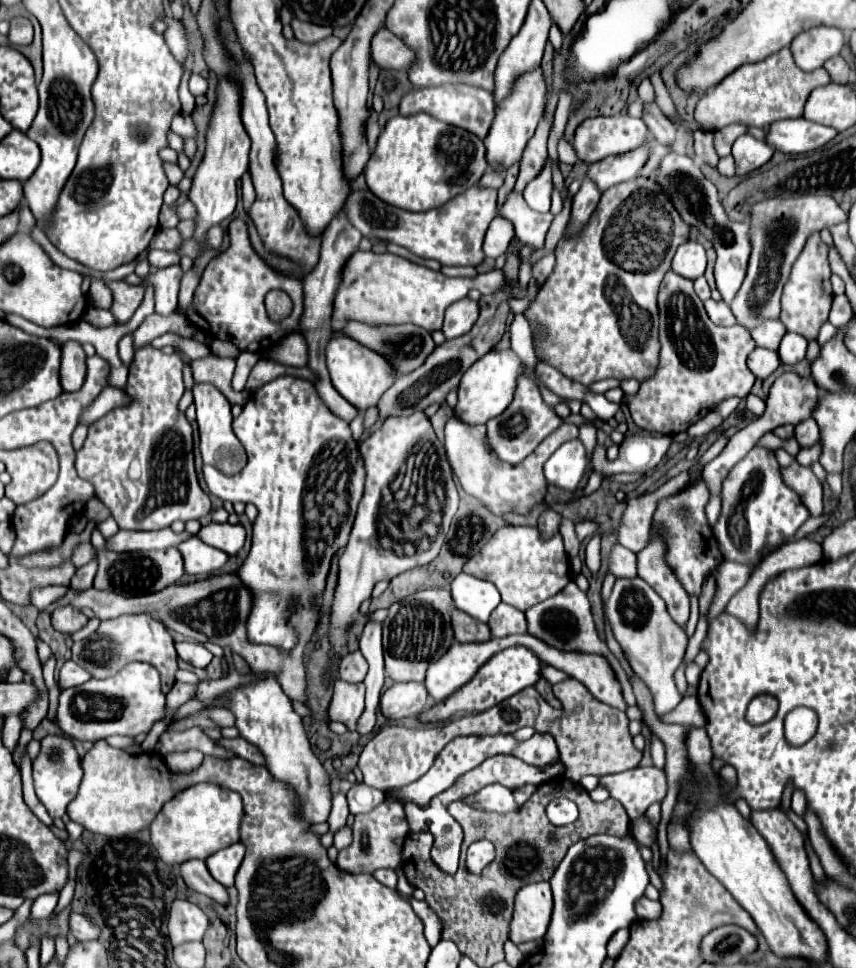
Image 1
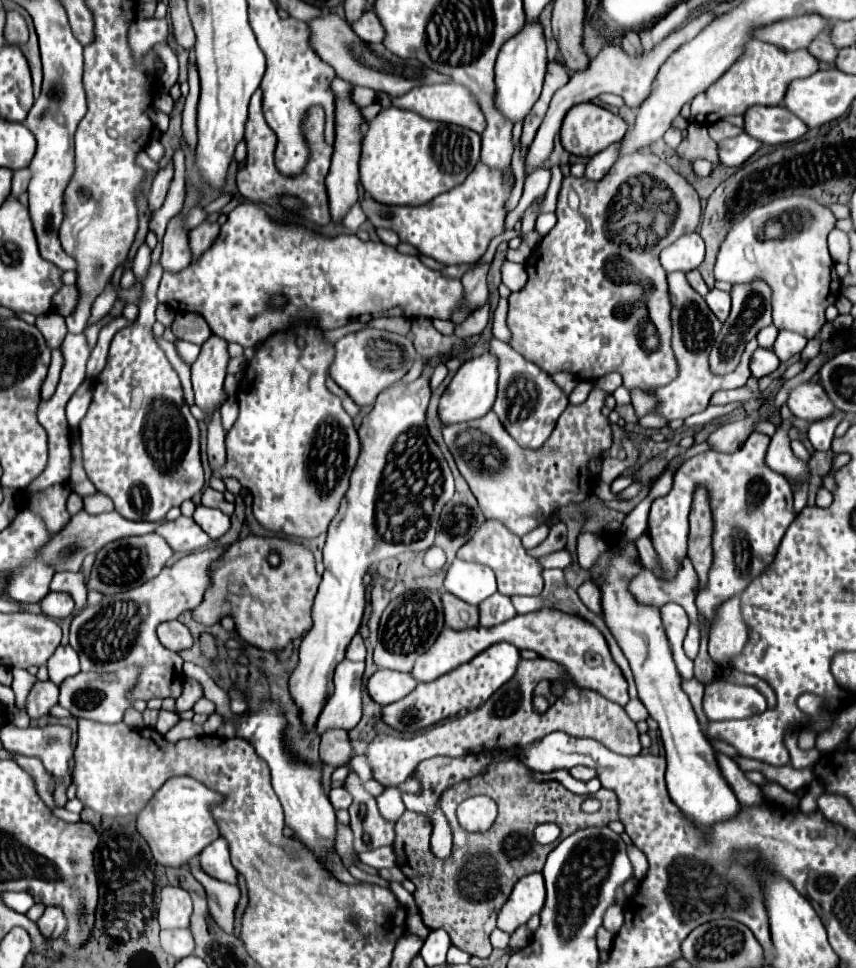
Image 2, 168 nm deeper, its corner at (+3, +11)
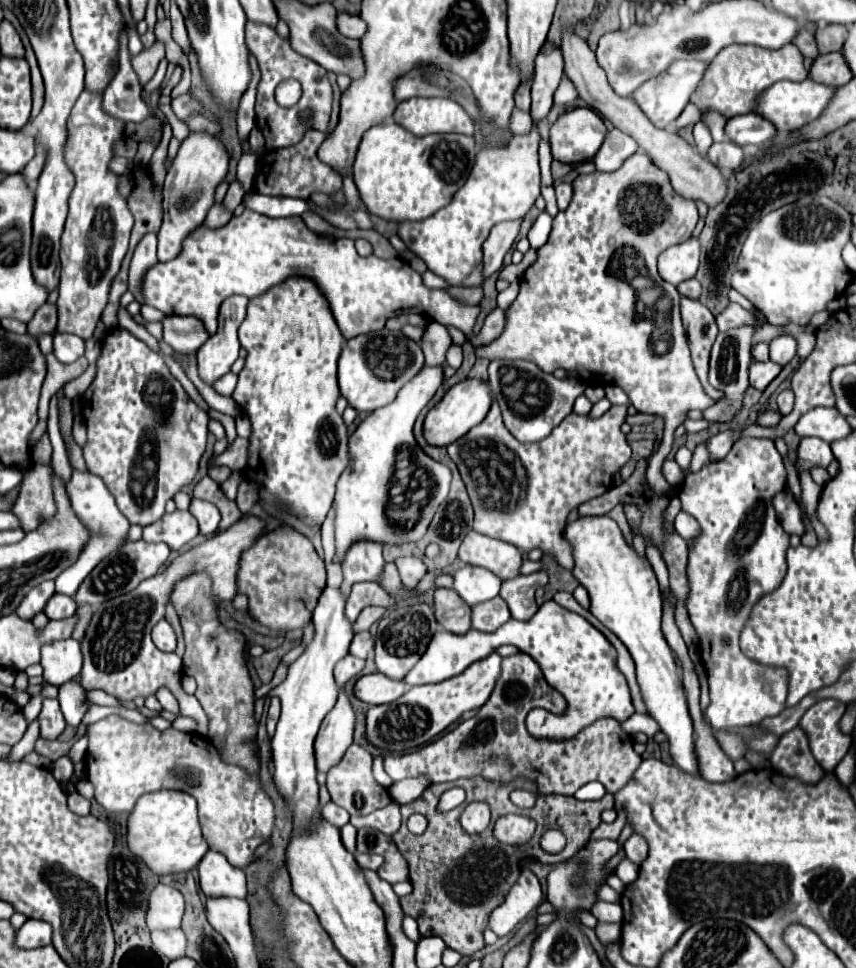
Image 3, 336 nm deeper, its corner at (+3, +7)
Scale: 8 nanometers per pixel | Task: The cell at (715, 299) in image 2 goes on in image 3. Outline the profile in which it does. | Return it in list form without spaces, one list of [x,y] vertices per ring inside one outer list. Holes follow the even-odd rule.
[[[728,303],[728,307],[720,315],[716,315],[720,331],[728,331],[732,329],[732,325],[742,325],[744,321],[748,321],[748,311],[736,303]]]

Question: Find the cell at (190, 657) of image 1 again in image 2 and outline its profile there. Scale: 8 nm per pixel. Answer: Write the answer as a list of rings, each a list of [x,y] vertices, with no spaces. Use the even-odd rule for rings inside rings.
[[[180,621],[160,623],[160,625],[158,625],[158,639],[160,639],[160,643],[164,643],[164,647],[170,649],[170,651],[188,649],[188,647],[192,647],[192,643],[194,643],[188,627],[182,625]]]

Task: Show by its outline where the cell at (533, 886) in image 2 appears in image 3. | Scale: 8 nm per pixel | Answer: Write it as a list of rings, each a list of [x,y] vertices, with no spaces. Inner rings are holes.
[[[524,871],[518,879],[518,883],[510,889],[508,897],[504,899],[504,905],[496,907],[490,917],[490,929],[504,937],[508,935],[532,909],[536,909],[544,901],[540,881],[532,871]]]

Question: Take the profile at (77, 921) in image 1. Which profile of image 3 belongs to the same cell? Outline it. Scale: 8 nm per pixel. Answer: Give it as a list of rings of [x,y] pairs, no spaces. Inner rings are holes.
[[[28,919],[20,929],[16,943],[22,949],[34,949],[42,945],[52,945],[52,925],[40,919]]]

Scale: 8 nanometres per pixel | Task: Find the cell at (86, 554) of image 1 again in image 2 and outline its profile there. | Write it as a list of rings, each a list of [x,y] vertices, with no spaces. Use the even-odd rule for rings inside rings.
[[[66,483],[52,485],[52,487],[44,489],[44,493],[40,493],[40,497],[36,497],[36,501],[32,501],[32,509],[36,509],[36,513],[40,513],[40,517],[44,517],[50,533],[60,531],[70,521],[70,515],[66,511],[66,499],[68,499],[70,491],[72,489]]]

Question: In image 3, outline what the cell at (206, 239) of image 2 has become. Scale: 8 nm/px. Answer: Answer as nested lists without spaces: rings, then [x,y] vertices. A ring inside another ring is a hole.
[[[214,205],[208,211],[208,215],[206,215],[206,219],[204,219],[202,225],[206,225],[206,227],[222,227],[230,217],[232,217],[232,213],[226,211],[222,205]]]

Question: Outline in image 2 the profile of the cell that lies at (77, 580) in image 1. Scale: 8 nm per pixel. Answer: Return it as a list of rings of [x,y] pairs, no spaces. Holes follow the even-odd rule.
[[[50,591],[42,601],[40,601],[42,613],[54,619],[64,619],[68,615],[72,615],[74,611],[74,601],[68,593],[54,593]]]

